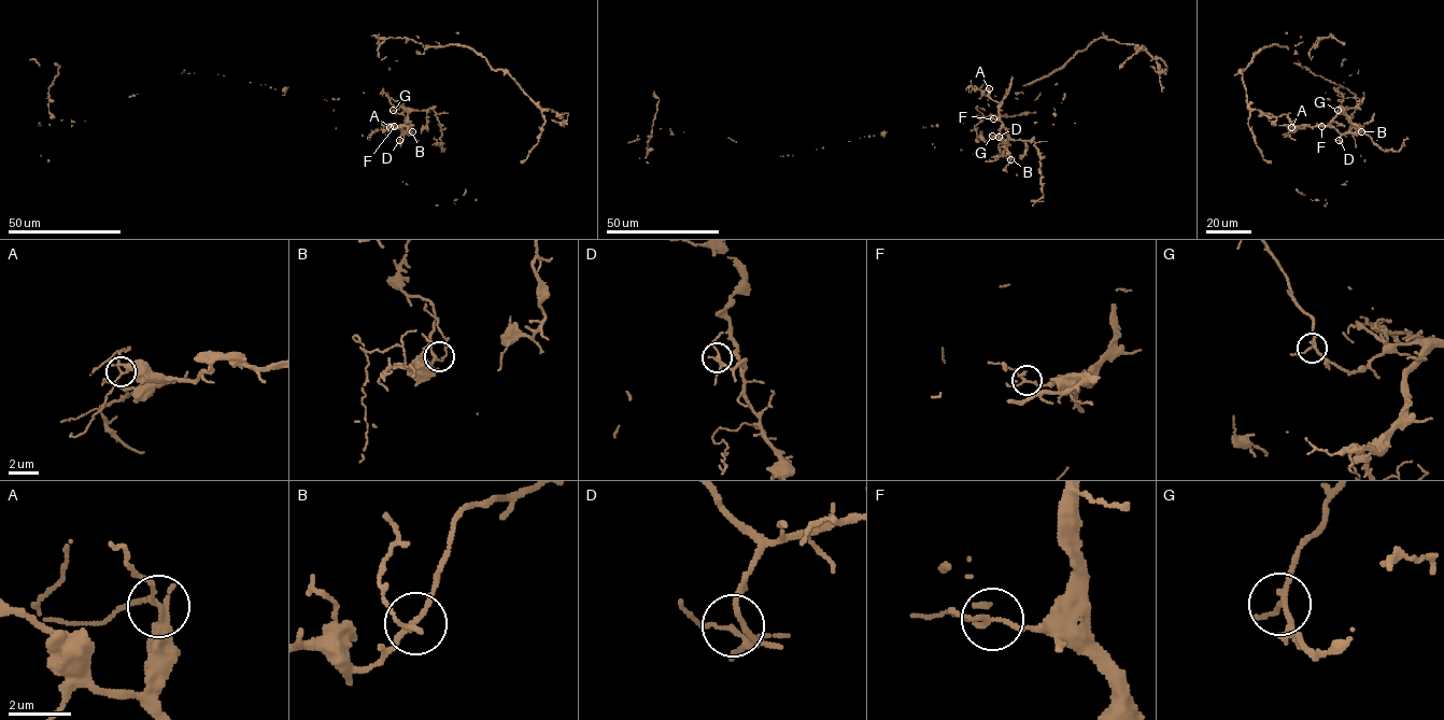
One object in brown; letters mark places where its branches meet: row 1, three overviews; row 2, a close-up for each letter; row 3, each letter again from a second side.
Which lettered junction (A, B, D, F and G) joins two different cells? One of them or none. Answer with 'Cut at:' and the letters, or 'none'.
Cut at: F

